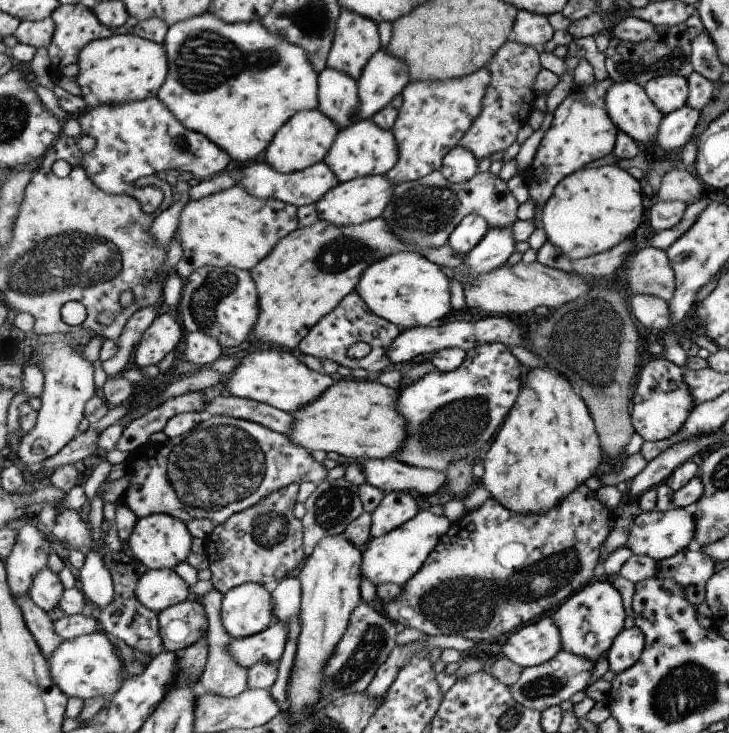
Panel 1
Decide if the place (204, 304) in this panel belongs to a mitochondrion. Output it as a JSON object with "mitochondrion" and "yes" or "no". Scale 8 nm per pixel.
{"mitochondrion":"yes"}

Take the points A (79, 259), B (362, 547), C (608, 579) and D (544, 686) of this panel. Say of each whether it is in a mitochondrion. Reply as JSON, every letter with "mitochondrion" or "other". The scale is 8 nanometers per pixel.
{"A":"mitochondrion","B":"other","C":"other","D":"mitochondrion"}

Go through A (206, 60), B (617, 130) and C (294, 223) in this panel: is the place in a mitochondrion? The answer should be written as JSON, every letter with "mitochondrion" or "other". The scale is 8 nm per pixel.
{"A":"mitochondrion","B":"other","C":"other"}

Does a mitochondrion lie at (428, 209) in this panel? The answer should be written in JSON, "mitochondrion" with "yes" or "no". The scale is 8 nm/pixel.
{"mitochondrion":"yes"}

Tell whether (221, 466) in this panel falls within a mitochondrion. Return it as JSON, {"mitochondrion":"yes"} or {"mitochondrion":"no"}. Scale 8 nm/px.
{"mitochondrion":"yes"}

